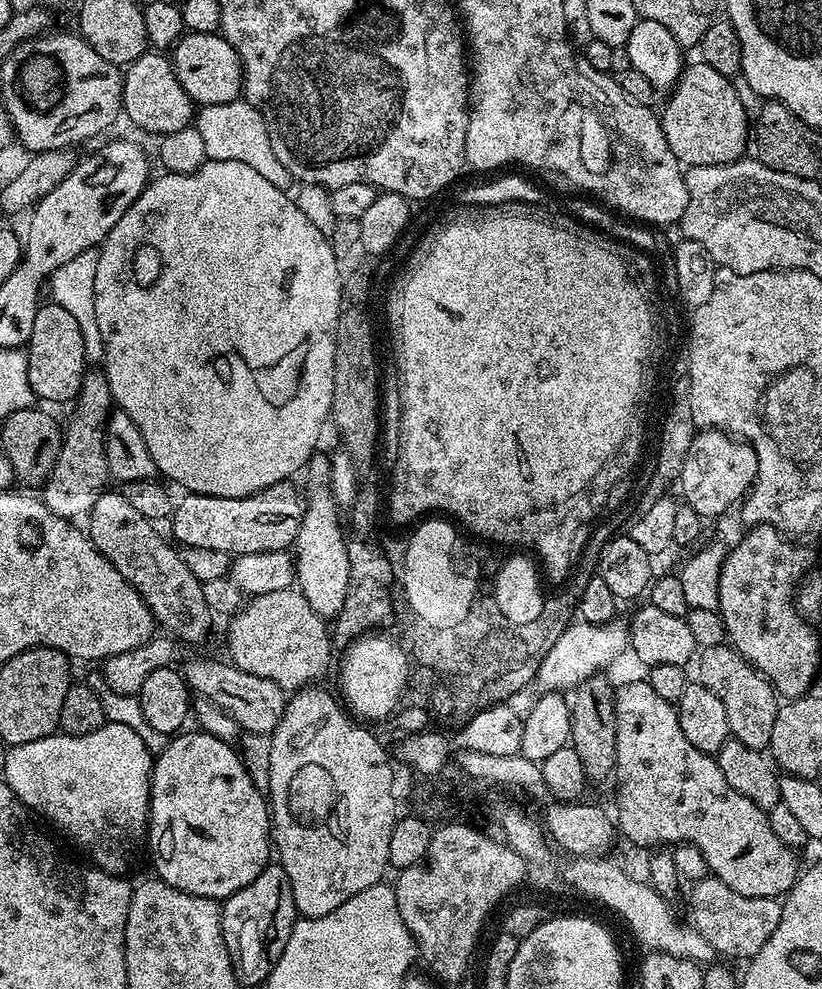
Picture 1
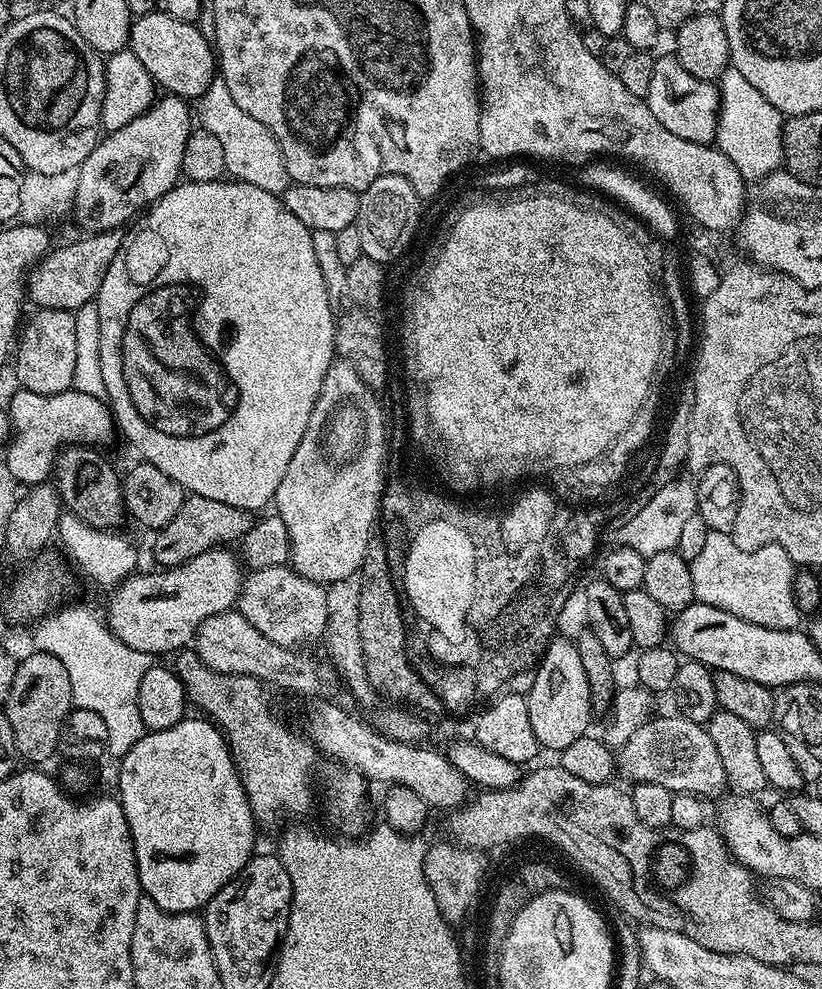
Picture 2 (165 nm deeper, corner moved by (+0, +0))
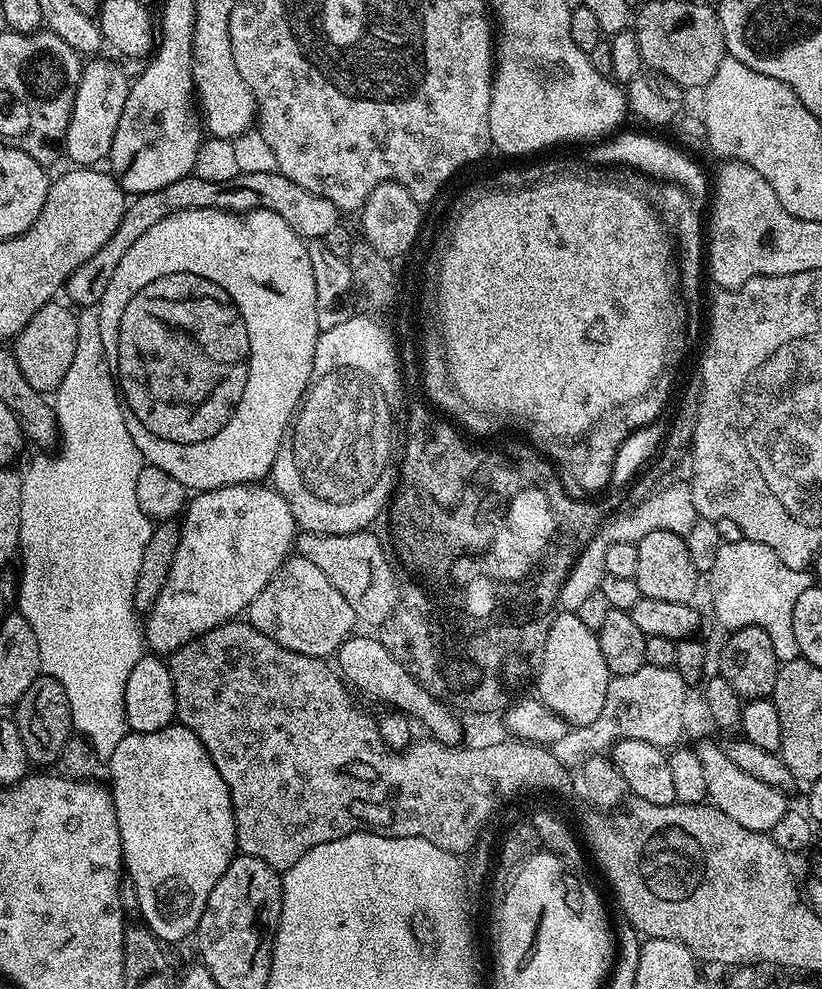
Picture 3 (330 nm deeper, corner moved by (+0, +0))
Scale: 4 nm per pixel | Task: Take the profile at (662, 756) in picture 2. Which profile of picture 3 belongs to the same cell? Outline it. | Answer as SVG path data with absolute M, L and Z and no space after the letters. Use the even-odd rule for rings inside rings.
M716 744L695 745L698 758L706 772L706 790L712 807L722 810L722 814L734 818L738 826L746 826L746 830L771 833L772 827L778 823L782 814L790 811L789 797L774 786L766 786L766 782L758 782L758 778L750 778L746 770L738 770L730 758L726 758L723 747Z

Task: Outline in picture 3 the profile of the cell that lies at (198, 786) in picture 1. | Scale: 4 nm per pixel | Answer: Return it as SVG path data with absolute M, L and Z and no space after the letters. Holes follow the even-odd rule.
M179 722L153 732L129 731L128 735L122 738L122 742L118 742L112 757L106 761L106 768L108 768L109 774L112 775L110 791L116 817L118 818L118 830L120 831L120 841L124 851L124 866L127 879L138 898L139 915L142 917L143 923L161 942L184 940L187 936L189 939L195 933L198 922L202 918L202 910L206 910L206 898L210 894L210 890L214 890L214 886L218 886L218 878L222 878L222 874L226 874L230 862L238 854L230 790L226 786L226 782L222 782L222 774L218 774L214 762L210 762L210 754L206 754L206 746L202 746L202 742L198 742L198 738L193 732Z

